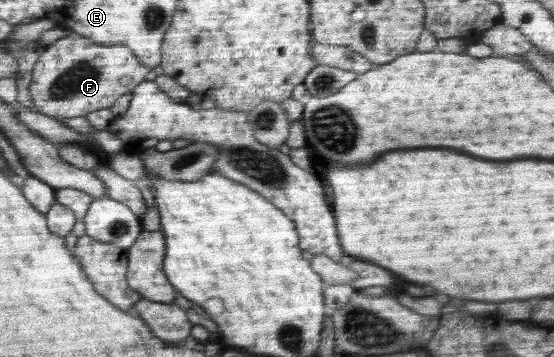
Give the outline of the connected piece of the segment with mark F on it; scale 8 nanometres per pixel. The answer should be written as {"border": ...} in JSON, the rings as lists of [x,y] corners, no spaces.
{"border":[[[70,33],[46,46],[34,65],[29,91],[36,112],[56,118],[74,118],[102,108],[111,108],[120,96],[131,93],[138,84],[144,82],[150,71],[149,66],[144,66],[132,50],[122,44],[98,44],[80,34]]]}

